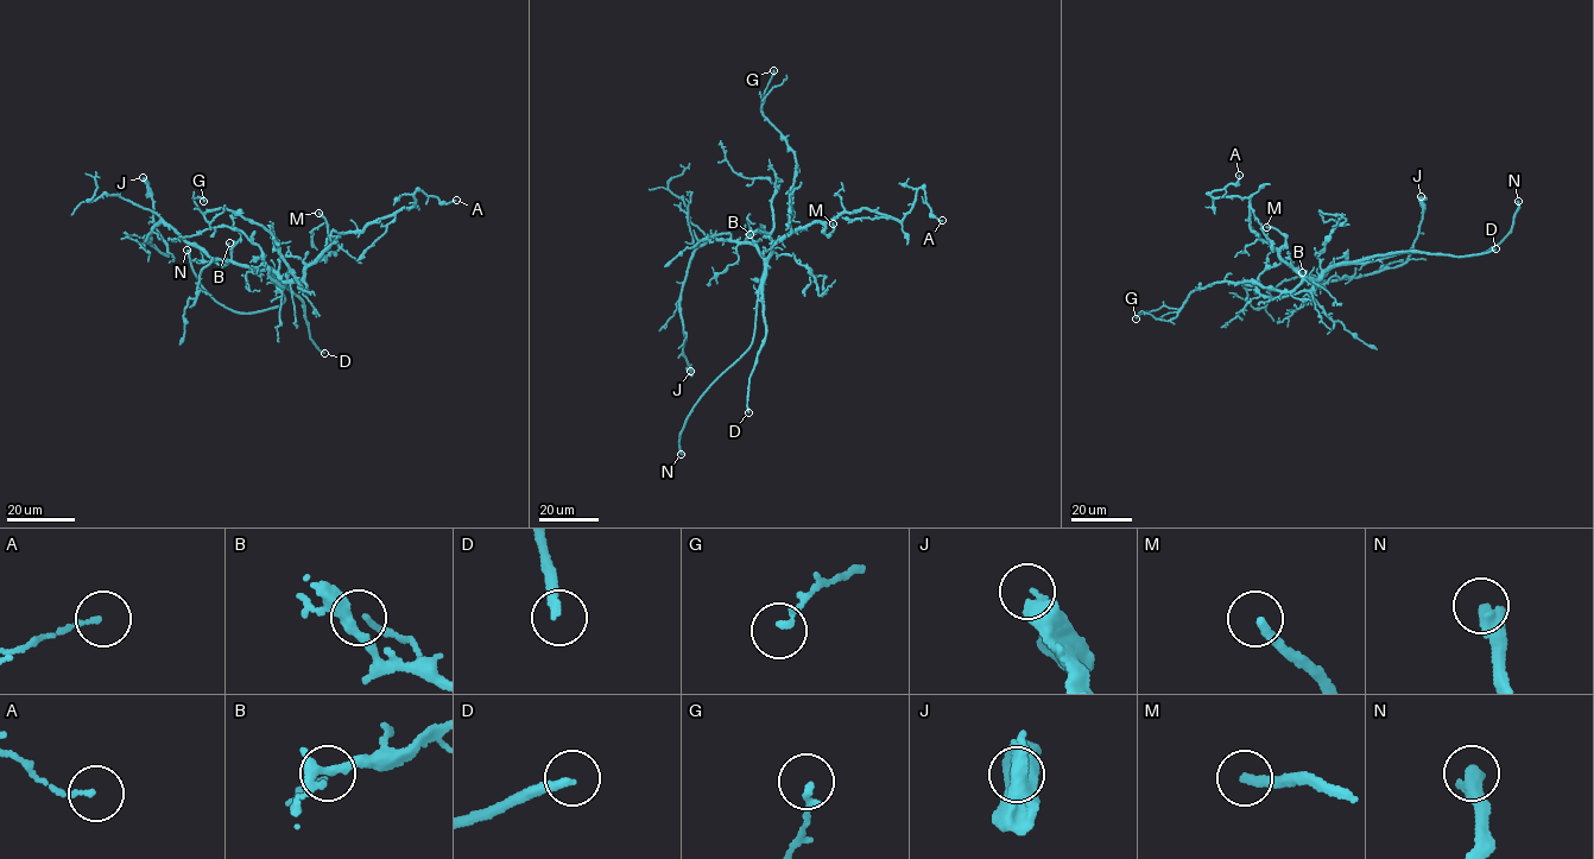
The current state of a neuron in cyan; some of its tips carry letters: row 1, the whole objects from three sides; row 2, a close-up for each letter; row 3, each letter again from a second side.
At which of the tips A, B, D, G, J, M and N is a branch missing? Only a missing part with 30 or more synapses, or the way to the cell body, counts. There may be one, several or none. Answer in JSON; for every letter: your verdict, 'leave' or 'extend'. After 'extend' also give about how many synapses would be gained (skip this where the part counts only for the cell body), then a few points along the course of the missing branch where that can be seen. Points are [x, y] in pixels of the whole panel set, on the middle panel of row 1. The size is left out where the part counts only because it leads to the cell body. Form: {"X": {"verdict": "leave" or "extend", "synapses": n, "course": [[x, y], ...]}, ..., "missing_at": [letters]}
{"A": {"verdict": "leave"}, "B": {"verdict": "leave"}, "D": {"verdict": "extend", "synapses": 190}, "G": {"verdict": "leave"}, "J": {"verdict": "leave"}, "M": {"verdict": "extend", "synapses": 45, "course": [[833, 223], [834, 214], [845, 208], [853, 213], [855, 227], [848, 223]]}, "N": {"verdict": "extend", "course": [[681, 454], [703, 475], [719, 482], [763, 492], [810, 494]]}, "missing_at": ["D", "M", "N"]}

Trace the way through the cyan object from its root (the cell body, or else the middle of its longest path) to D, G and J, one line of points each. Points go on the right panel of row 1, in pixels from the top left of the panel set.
D: (1322, 277), (1336, 266), (1397, 252), (1416, 250), (1455, 256), (1496, 248)
G: (1322, 277), (1327, 269), (1286, 291), (1248, 280), (1213, 283), (1189, 294), (1180, 308), (1163, 305), (1136, 319)
J: (1322, 277), (1316, 280), (1317, 288), (1307, 279), (1358, 277), (1406, 261), (1422, 219), (1421, 196)

